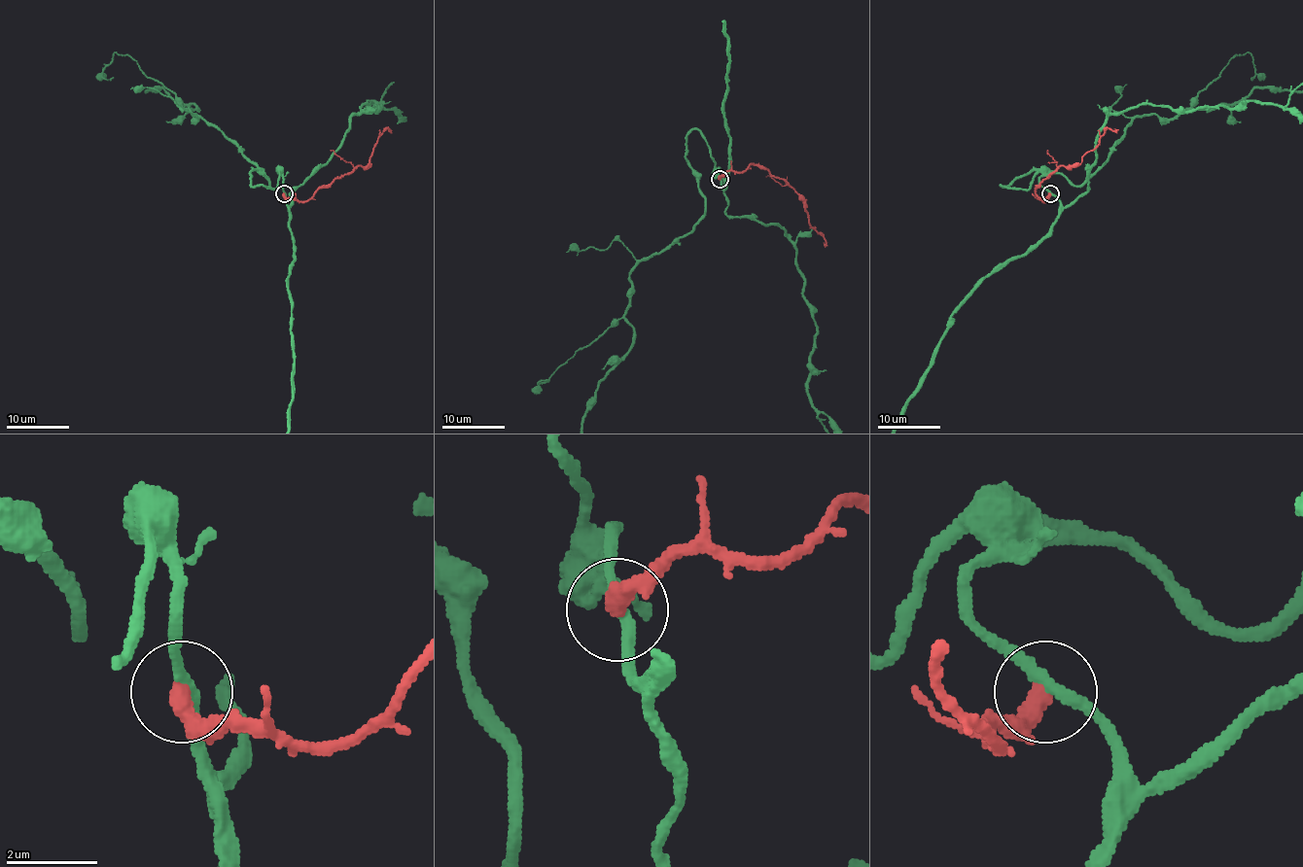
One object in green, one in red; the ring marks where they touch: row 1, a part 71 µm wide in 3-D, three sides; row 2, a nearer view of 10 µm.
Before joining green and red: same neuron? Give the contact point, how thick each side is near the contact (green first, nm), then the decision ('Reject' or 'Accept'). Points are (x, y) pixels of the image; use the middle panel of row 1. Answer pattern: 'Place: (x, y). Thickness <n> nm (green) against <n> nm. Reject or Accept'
Place: (720, 179). Thickness 240 nm (green) against 420 nm. Reject

